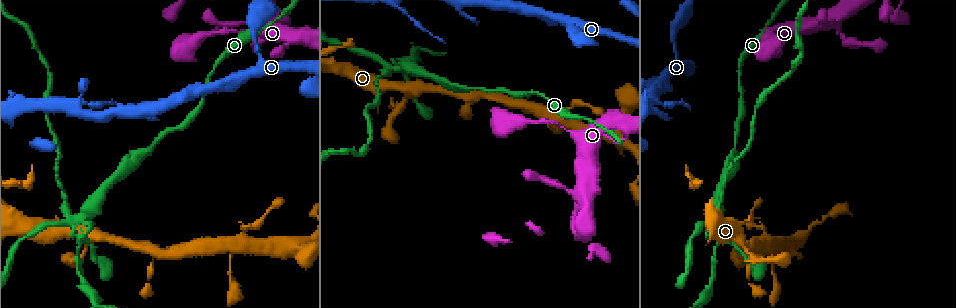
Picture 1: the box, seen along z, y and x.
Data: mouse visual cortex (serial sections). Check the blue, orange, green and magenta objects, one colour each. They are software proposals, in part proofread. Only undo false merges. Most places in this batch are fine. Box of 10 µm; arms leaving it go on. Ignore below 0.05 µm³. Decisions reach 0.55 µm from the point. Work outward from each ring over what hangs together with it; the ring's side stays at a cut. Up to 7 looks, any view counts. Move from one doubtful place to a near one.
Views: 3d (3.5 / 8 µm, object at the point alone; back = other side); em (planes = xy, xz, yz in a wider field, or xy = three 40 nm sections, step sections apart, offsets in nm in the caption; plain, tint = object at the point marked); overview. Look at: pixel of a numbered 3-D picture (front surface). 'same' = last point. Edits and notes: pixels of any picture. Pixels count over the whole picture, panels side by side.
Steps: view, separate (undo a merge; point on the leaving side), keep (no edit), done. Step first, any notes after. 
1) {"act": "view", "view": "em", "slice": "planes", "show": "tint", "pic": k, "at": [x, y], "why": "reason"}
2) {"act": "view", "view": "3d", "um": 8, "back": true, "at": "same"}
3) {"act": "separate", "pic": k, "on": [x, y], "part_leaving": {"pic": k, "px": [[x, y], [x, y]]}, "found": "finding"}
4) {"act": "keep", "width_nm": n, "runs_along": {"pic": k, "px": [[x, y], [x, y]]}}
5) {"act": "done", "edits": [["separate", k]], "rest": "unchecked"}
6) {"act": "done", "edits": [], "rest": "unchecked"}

{"act": "view", "view": "3d", "um": 3.5, "pic": 1, "at": [472, 95], "why": "branch point"}

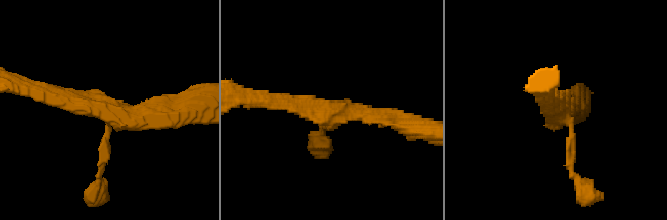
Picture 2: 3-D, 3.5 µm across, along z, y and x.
{"act": "view", "view": "em", "slice": "xy", "step": 2, "show": "tint", "pic": 2, "at": [111, 115], "why": "shape alone is not enough"}

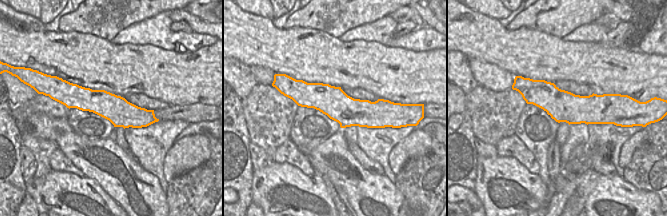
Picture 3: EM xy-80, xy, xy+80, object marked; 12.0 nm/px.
{"act": "view", "view": "em", "slice": "xy", "step": 3, "show": "tint", "at": "same"}

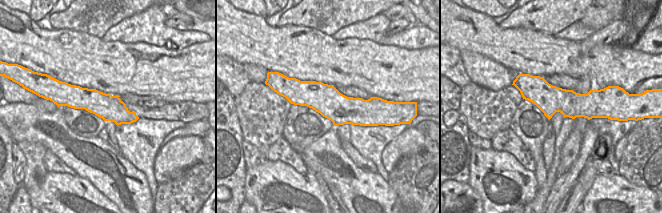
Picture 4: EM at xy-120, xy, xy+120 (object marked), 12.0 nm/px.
{"act": "keep", "width_nm": 360, "runs_along": {"pic": 2, "px": [[50, 94], [124, 119], [176, 116]]}, "found": "continuous, no second cell"}

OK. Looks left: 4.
{"act": "view", "view": "3d", "um": 8, "pic": 1, "at": [230, 267], "why": "a narrow waist"}

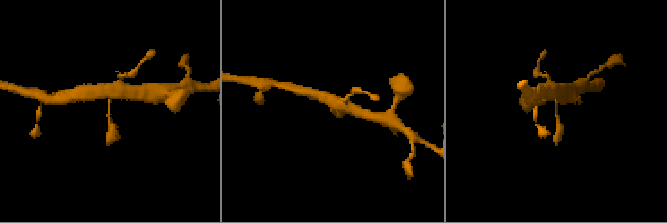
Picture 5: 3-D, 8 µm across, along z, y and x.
{"act": "view", "view": "3d", "um": 3.5, "back": true, "at": "same", "why": "closer look"}

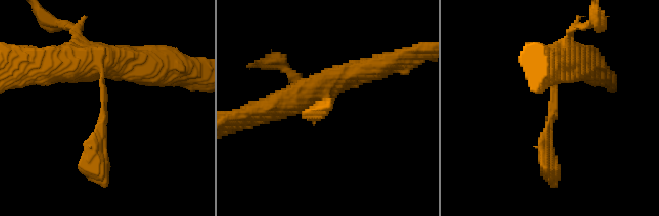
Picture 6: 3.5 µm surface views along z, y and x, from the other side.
{"act": "view", "view": "em", "slice": "planes", "show": "tint", "pic": 6, "at": [554, 110], "why": "need the tissue"}

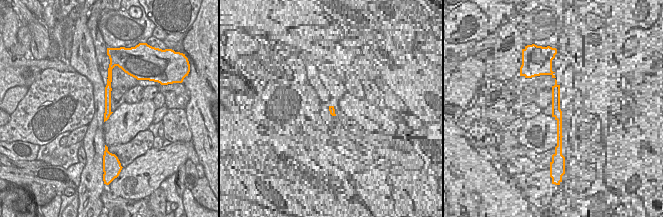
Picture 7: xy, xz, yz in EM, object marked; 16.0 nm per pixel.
{"act": "keep", "runs_along": {"pic": 6, "px": [[577, 60], [554, 78], [551, 173]]}, "found": "all the same cell"}

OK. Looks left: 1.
{"act": "done", "edits": [], "rest": "unchecked"}

